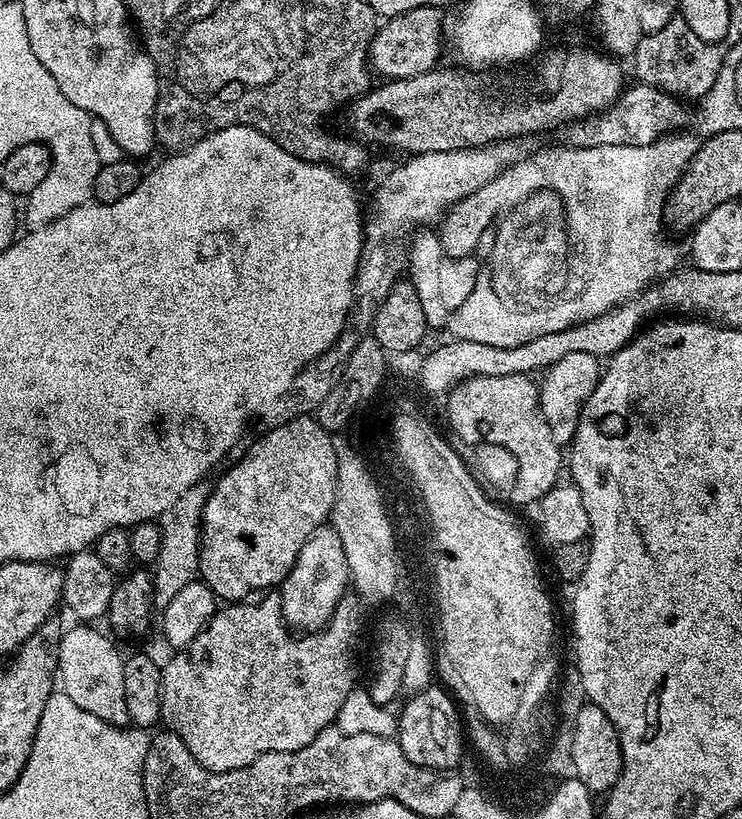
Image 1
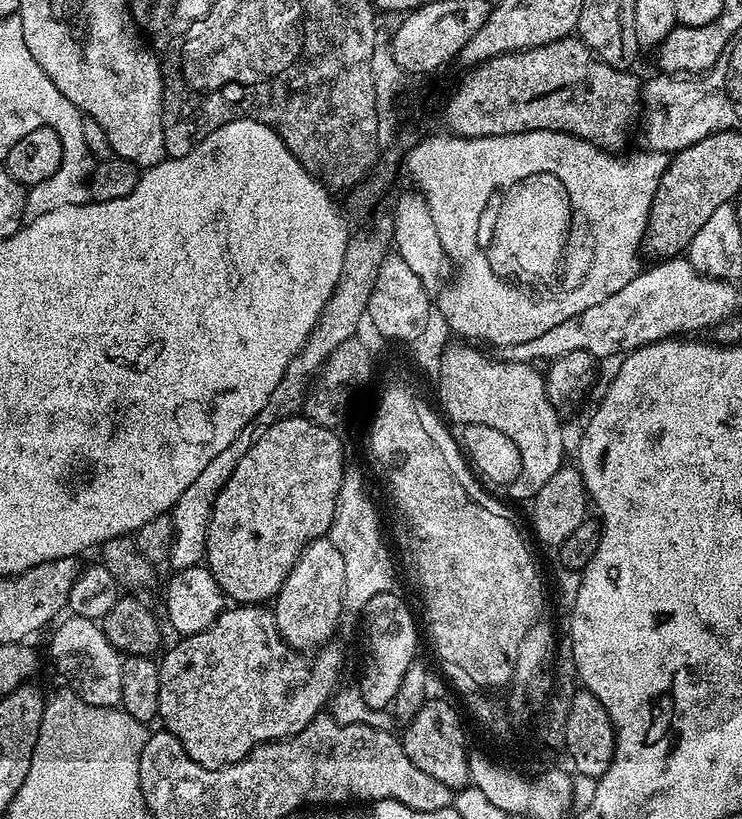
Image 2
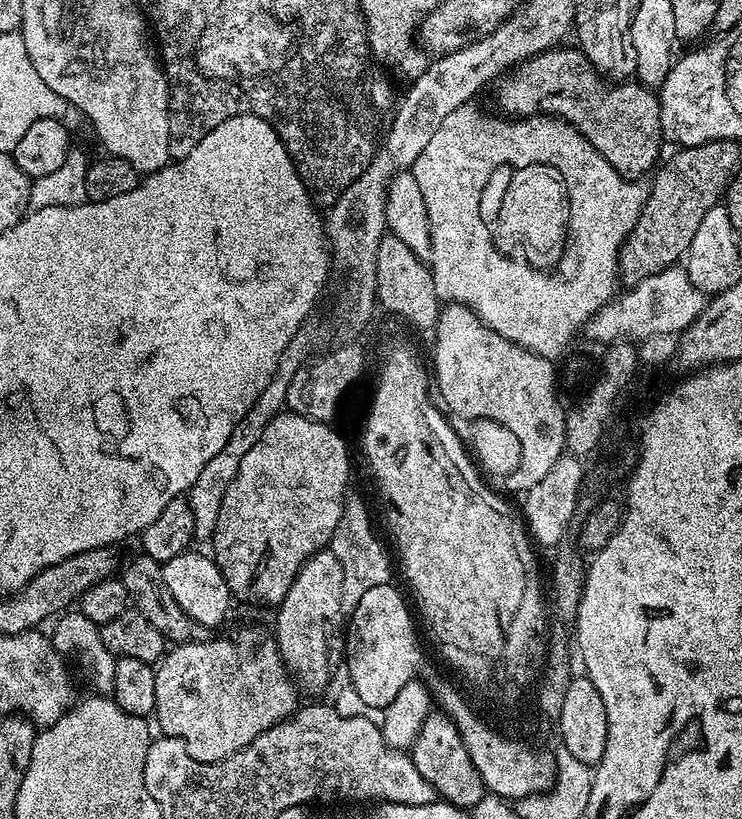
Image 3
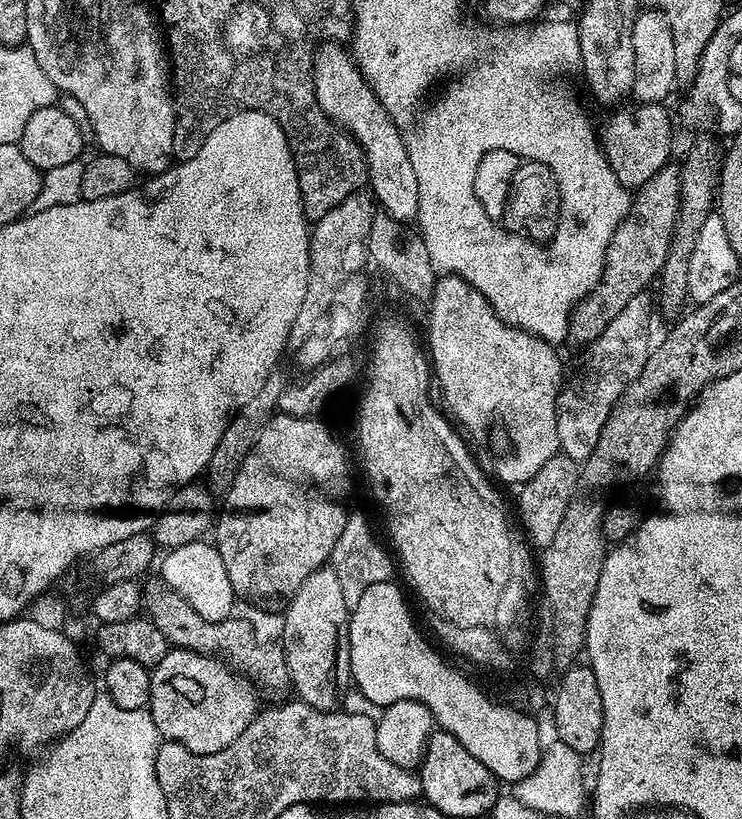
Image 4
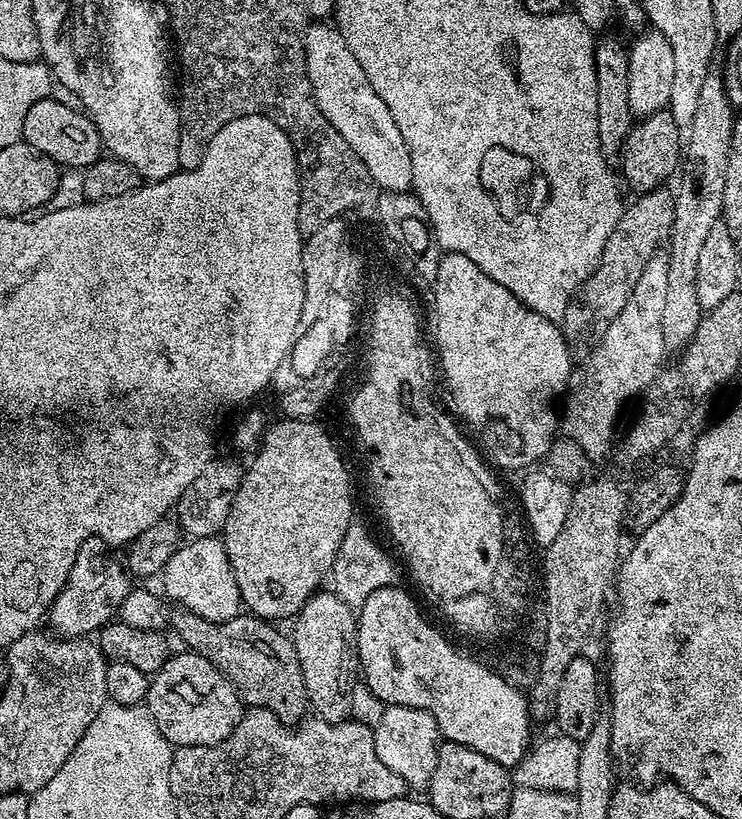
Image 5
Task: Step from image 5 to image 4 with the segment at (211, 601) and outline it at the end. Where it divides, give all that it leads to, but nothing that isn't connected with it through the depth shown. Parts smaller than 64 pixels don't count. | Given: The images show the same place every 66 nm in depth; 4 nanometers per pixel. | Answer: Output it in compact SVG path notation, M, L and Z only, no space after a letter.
M197 538L186 546L171 549L165 555L168 557L159 561L158 576L183 599L188 600L190 606L206 618L206 622L218 622L233 615L234 593L230 586L230 574L226 574L226 566L222 566L222 554L218 554L215 543L204 542Z

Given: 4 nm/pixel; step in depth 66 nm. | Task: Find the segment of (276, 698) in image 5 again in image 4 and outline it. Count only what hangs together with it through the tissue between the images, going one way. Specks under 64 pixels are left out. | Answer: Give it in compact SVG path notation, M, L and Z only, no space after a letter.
M153 576L142 588L142 606L147 618L156 626L171 647L190 650L203 656L214 656L224 661L233 671L247 677L261 695L278 698L291 689L289 668L283 647L279 643L260 640L253 624L238 616L218 622L206 622L188 600L183 599L159 577Z

